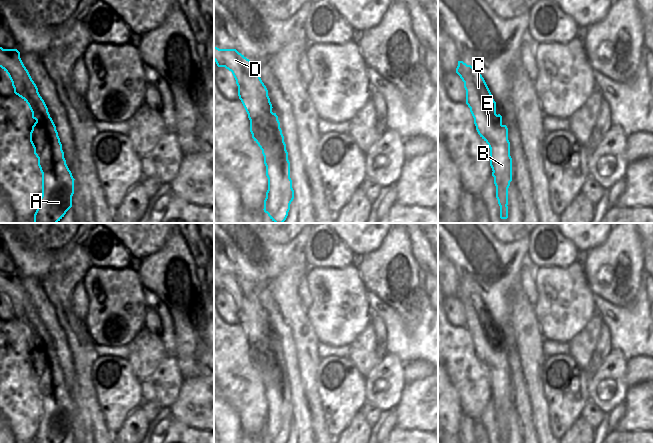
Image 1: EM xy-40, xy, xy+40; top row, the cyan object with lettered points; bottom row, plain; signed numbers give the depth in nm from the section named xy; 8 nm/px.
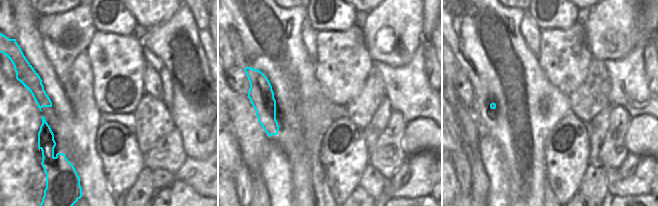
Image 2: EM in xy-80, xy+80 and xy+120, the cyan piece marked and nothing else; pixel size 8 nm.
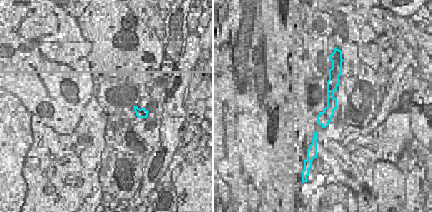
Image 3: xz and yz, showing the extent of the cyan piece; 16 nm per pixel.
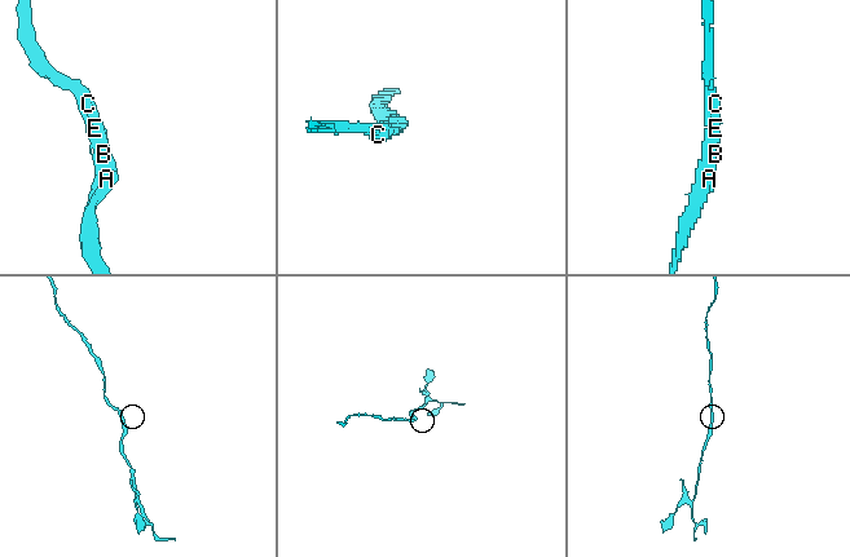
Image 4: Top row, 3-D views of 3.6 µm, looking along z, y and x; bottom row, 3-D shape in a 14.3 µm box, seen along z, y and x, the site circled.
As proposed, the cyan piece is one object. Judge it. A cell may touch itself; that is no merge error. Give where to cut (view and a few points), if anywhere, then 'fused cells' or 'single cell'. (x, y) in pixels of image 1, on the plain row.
cut none; single cell

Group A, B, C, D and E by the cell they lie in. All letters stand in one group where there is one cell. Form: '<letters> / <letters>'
A B C D E

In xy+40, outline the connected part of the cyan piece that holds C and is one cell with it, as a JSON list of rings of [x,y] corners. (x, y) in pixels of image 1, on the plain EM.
[[[458,285],[456,297],[464,306],[466,328],[474,342],[476,354],[490,372],[490,390],[500,430],[500,442],[507,443],[508,412],[512,405],[508,352],[502,348],[502,340],[496,338],[496,326],[480,296],[471,289]]]

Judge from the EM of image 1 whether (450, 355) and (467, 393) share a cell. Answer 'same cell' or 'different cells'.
same cell

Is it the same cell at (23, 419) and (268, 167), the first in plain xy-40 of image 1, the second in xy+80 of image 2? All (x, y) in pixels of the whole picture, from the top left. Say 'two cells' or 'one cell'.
two cells

